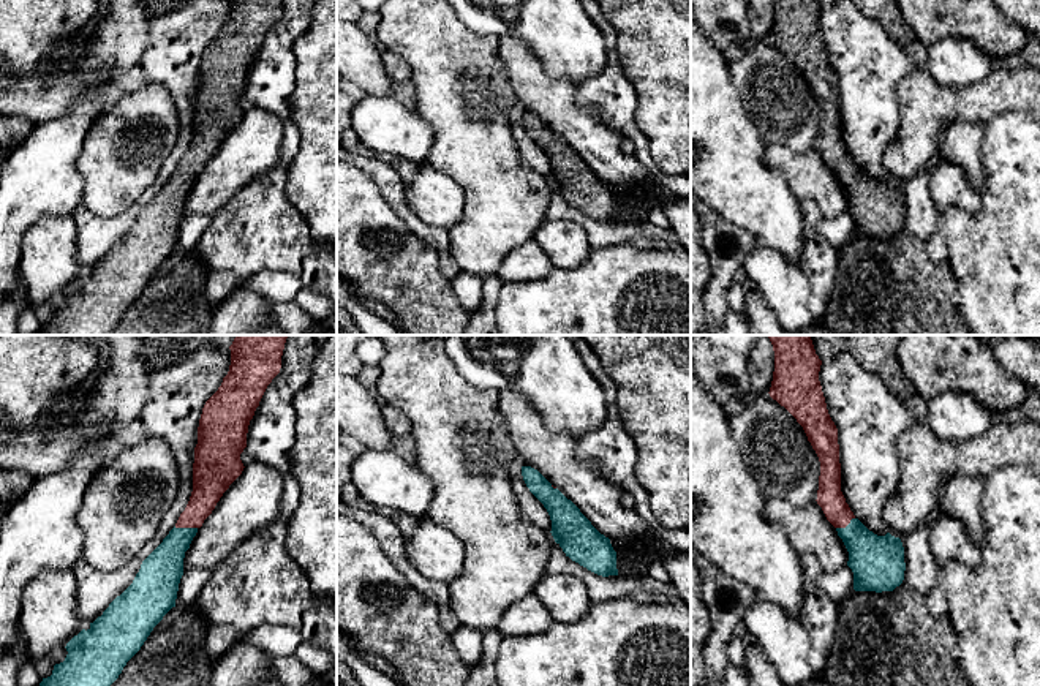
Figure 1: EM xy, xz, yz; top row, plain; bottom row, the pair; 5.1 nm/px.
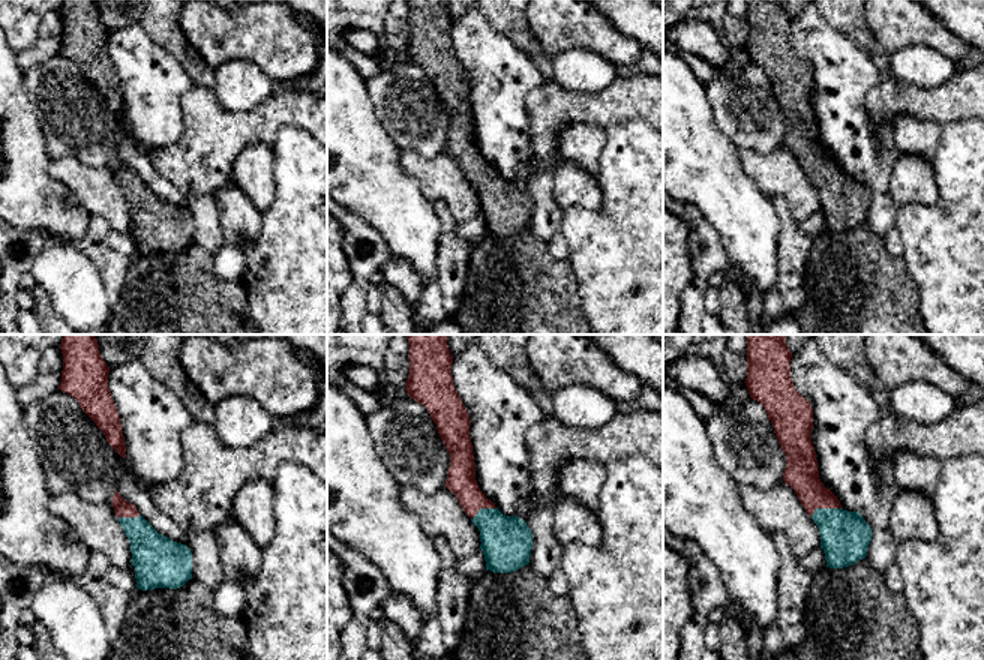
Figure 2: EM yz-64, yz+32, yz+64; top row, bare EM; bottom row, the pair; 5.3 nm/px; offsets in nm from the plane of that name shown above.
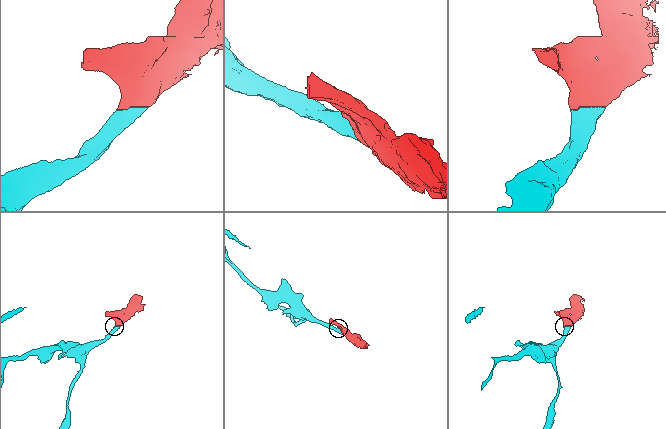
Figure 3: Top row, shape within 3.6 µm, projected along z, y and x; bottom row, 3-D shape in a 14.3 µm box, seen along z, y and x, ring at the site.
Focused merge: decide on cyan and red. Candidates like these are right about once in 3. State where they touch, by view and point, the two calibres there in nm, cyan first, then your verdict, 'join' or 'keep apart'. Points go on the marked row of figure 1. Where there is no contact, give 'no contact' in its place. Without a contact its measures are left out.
xy (185, 528) | 200/160 nm | join

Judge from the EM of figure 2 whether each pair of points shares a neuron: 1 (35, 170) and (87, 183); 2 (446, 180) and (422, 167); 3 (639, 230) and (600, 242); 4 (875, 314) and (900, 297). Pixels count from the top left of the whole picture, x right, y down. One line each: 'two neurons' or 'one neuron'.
1: two neurons
2: one neuron
3: one neuron
4: one neuron

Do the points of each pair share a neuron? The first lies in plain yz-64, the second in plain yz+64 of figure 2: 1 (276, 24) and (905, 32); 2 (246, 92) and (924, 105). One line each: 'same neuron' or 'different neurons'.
1: same neuron
2: different neurons

